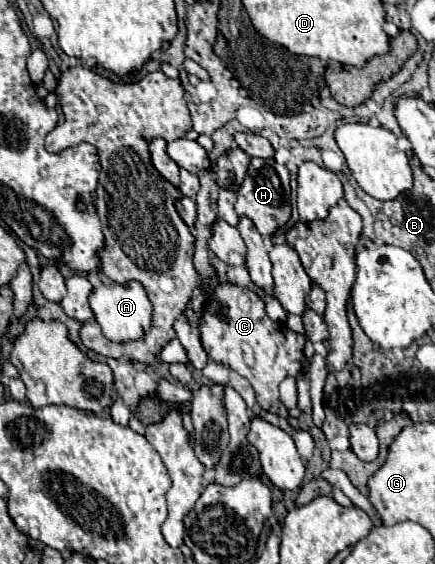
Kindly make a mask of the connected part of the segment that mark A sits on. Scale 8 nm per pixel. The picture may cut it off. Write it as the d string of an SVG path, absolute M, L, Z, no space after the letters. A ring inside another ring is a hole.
M139 281L103 283L91 291L89 305L91 305L91 311L97 319L97 323L103 329L103 335L111 341L139 339L139 337L143 337L143 333L147 333L147 329L151 325L151 303Z

